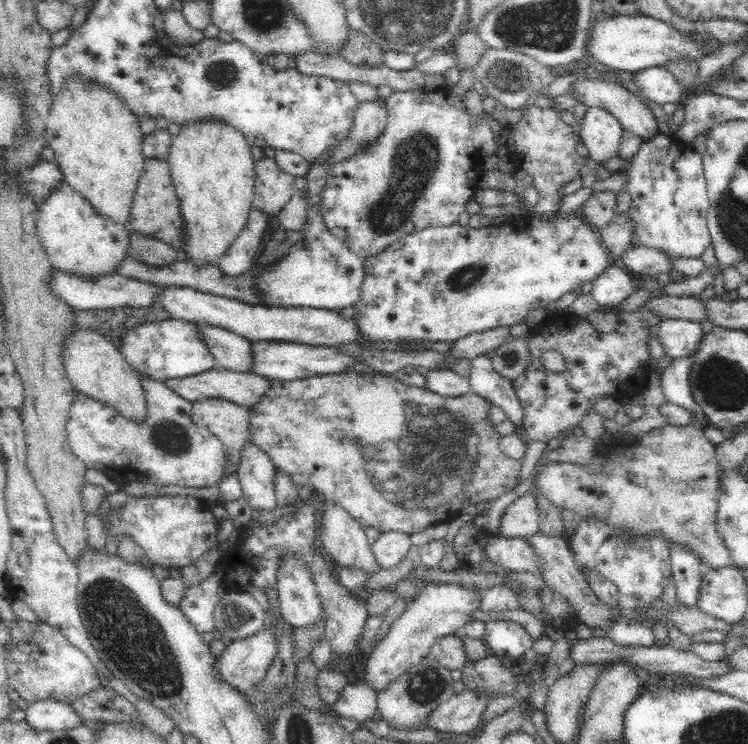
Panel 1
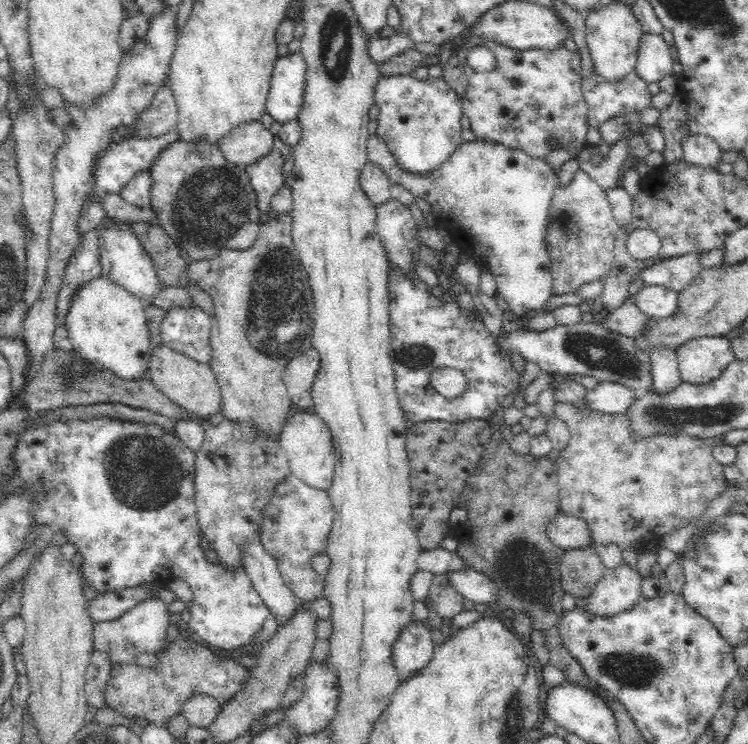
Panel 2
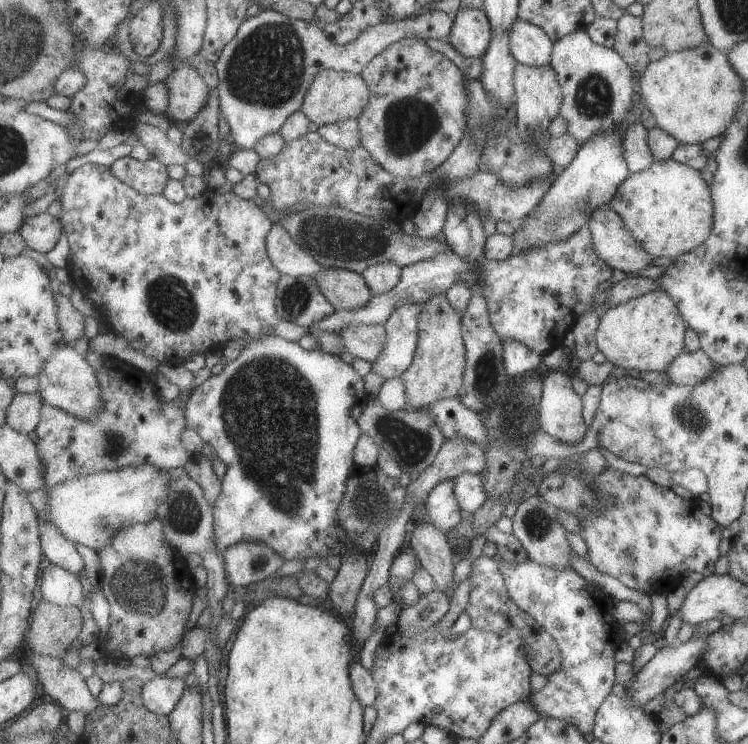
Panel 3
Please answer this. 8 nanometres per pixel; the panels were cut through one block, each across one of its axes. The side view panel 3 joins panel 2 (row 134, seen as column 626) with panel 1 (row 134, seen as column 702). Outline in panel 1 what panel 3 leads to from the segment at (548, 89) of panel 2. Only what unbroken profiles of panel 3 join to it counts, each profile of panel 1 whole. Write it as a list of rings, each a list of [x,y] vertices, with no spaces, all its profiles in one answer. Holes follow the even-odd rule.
[[[530,106],[519,124],[512,127],[512,140],[516,142],[518,158],[520,158],[520,169],[528,172],[534,178],[534,186],[539,192],[539,201],[536,206],[531,207],[531,216],[536,214],[556,214],[558,212],[558,188],[570,182],[578,175],[578,170],[584,166],[587,158],[580,156],[576,151],[576,132],[572,126],[564,123],[558,117],[554,108],[536,108]]]

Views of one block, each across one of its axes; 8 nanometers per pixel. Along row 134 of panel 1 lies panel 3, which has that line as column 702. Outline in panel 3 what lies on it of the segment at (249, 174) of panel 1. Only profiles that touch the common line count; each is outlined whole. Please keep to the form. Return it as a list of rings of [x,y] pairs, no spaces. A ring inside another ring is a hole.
[[[673,159],[653,161],[646,169],[630,175],[617,187],[609,206],[623,221],[633,238],[653,258],[668,256],[673,259],[699,246],[709,236],[712,227],[713,203],[708,184],[701,173]]]

